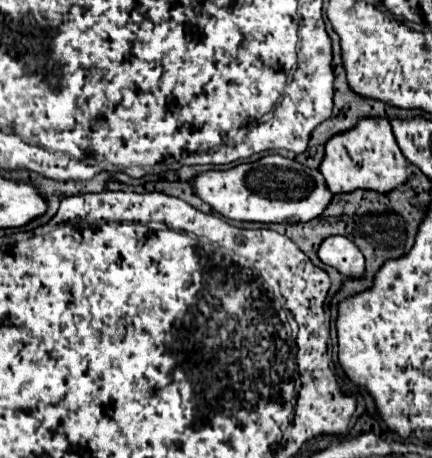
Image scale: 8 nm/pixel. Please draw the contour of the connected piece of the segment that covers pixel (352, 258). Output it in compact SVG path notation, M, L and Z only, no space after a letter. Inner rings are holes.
M346 236L324 238L318 248L318 258L344 276L358 278L364 274L364 256Z

